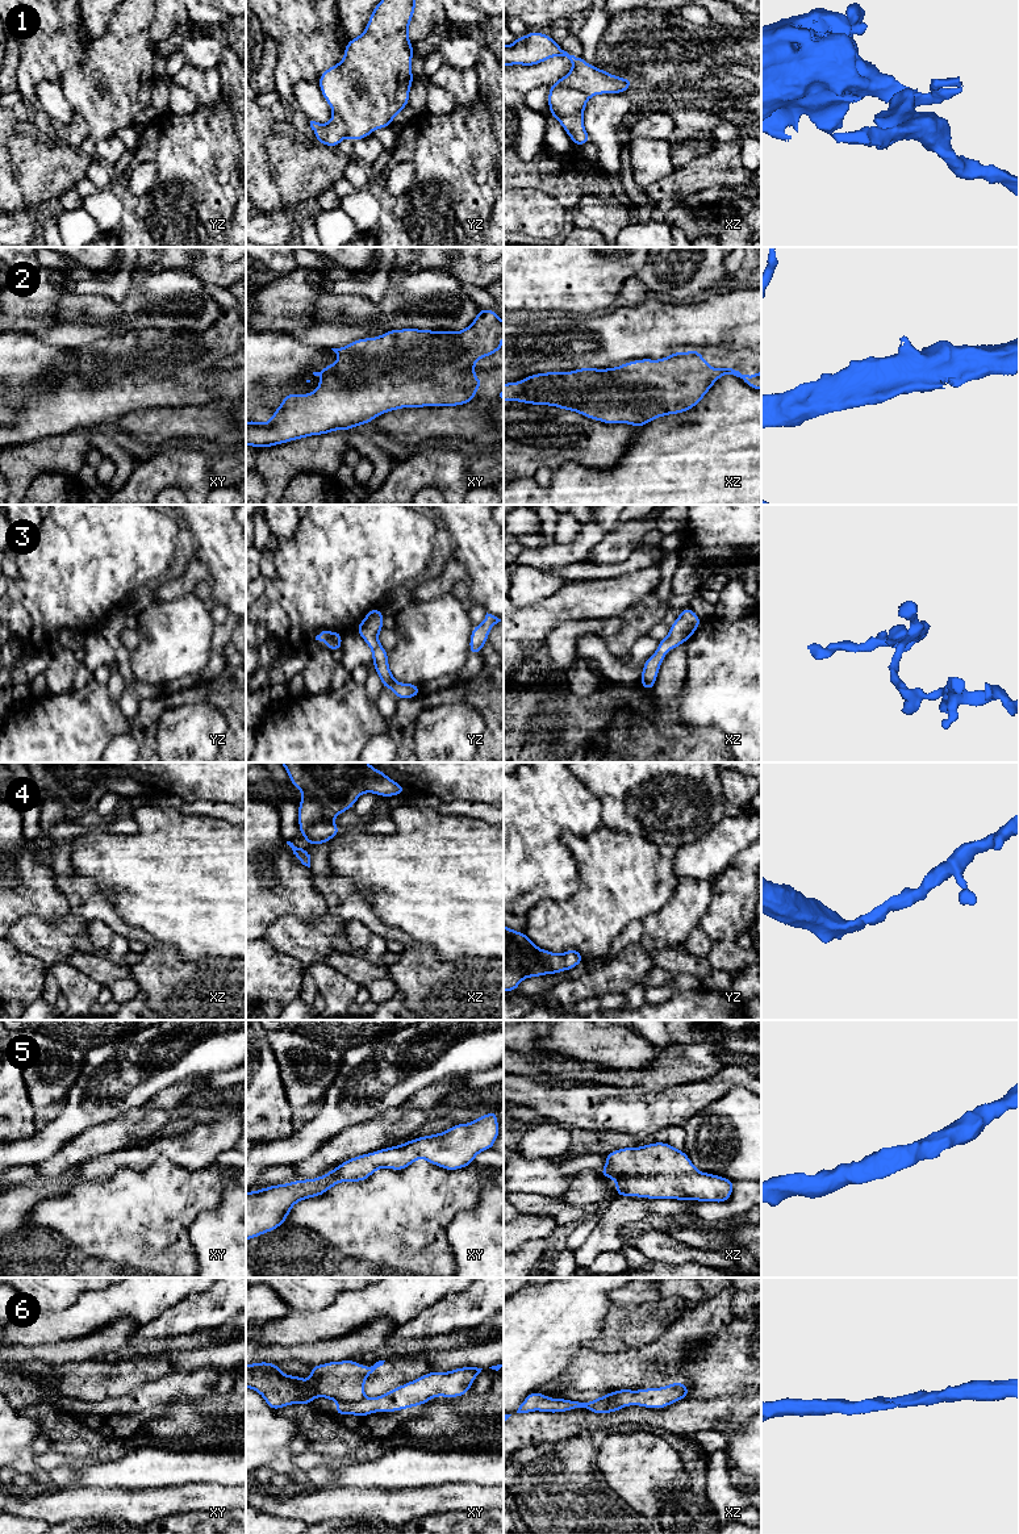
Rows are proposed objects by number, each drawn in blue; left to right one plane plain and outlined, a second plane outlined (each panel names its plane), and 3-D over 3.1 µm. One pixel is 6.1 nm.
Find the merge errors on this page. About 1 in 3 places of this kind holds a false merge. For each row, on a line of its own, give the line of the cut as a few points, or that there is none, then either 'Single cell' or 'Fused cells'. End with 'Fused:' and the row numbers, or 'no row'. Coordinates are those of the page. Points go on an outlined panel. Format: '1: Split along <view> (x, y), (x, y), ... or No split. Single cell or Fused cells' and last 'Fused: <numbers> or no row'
1: Split along xz (551, 86), (572, 87), (589, 96). Fused cells
2: No split. Single cell
3: No split. Single cell
4: No split. Single cell
5: No split. Single cell
6: Split along xz (592, 1400), (622, 1407). Fused cells
Fused: 1, 6

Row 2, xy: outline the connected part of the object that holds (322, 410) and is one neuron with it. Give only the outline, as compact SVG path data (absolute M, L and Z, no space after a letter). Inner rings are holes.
M480 308L475 321L462 331L413 327L387 330L384 335L331 348L338 361L321 372L313 372L321 377L320 386L302 396L288 393L267 423L247 421L246 446L264 448L337 430L352 430L402 407L460 406L472 402L484 383L473 377L479 372L473 365L504 348L498 338L504 338L504 321L494 310Z

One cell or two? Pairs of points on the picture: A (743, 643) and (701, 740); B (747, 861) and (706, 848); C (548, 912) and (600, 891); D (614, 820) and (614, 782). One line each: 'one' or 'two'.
A: two
B: two
C: one
D: one

